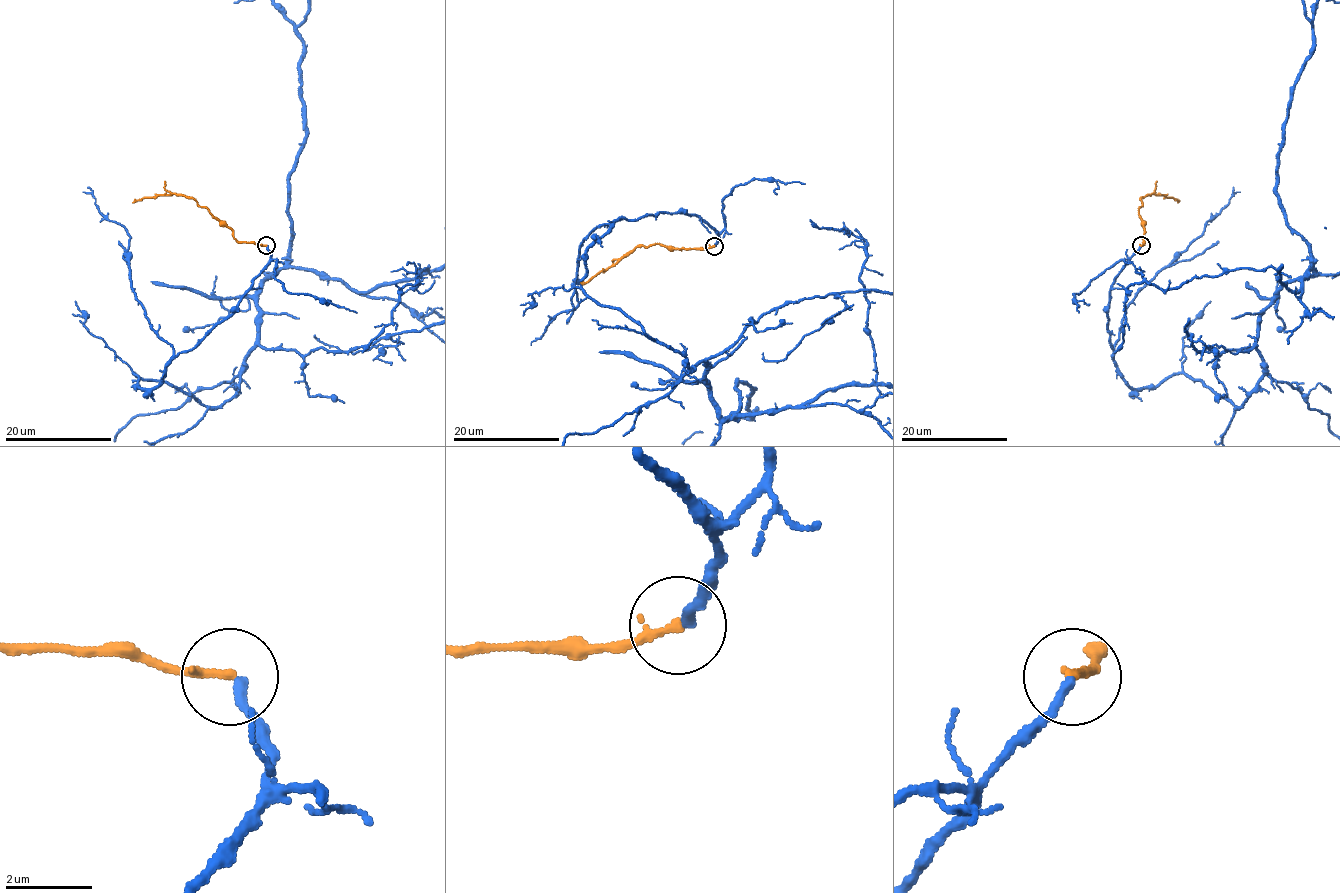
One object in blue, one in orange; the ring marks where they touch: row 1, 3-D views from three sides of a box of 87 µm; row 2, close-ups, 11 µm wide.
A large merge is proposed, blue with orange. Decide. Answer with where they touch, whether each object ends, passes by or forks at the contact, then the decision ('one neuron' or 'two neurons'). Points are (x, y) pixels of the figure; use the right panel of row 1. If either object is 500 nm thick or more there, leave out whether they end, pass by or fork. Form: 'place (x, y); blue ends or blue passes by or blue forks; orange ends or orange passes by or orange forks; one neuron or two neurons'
place (1141, 245); blue ends; orange ends; one neuron

